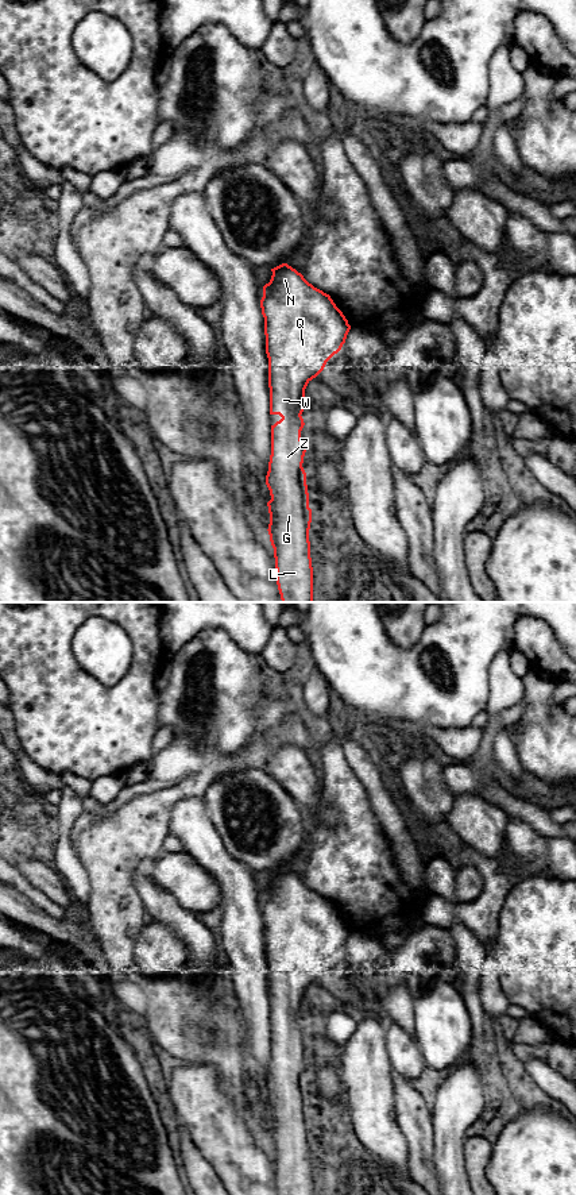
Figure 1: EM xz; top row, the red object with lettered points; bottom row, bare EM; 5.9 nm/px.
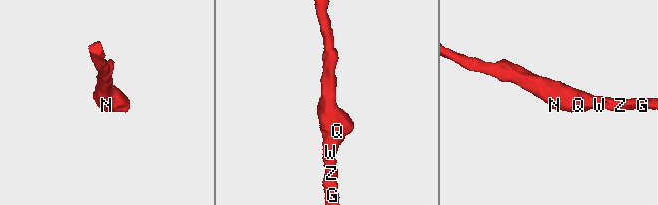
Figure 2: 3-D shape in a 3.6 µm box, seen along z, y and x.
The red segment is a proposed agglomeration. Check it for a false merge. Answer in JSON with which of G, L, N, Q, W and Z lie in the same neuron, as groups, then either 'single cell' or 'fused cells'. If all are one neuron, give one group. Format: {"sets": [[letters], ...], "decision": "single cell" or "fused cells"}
{"sets": [["G", "L", "N", "Q", "W", "Z"]], "decision": "single cell"}

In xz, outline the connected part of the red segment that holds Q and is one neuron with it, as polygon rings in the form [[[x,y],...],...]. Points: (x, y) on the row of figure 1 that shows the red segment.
[[[282,263],[271,271],[270,282],[263,286],[260,308],[264,317],[266,354],[268,358],[270,415],[279,415],[282,419],[271,425],[271,455],[266,475],[266,485],[271,496],[267,502],[270,513],[267,531],[274,548],[277,585],[282,602],[313,602],[313,567],[309,541],[312,509],[309,508],[306,473],[302,467],[306,447],[301,440],[301,431],[305,425],[301,415],[305,408],[308,383],[341,350],[351,325],[330,296],[309,284],[295,269]]]

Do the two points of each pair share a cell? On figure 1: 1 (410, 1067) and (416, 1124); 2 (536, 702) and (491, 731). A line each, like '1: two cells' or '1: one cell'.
1: two cells
2: two cells

